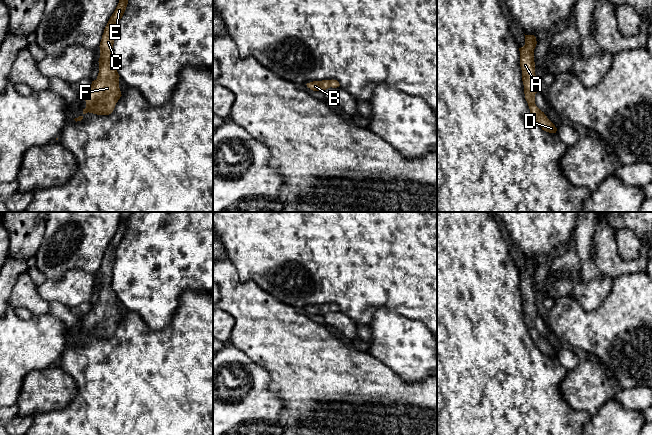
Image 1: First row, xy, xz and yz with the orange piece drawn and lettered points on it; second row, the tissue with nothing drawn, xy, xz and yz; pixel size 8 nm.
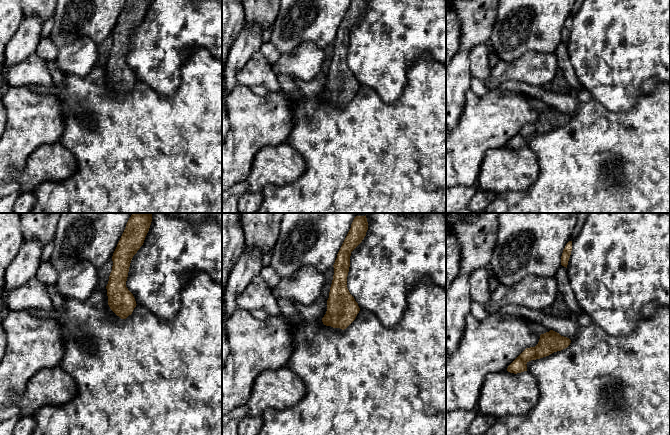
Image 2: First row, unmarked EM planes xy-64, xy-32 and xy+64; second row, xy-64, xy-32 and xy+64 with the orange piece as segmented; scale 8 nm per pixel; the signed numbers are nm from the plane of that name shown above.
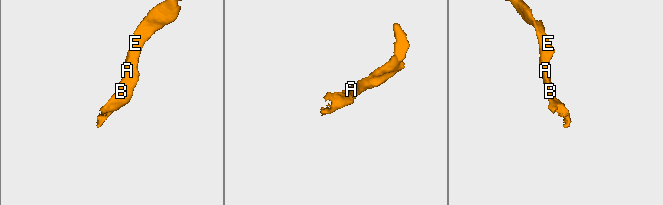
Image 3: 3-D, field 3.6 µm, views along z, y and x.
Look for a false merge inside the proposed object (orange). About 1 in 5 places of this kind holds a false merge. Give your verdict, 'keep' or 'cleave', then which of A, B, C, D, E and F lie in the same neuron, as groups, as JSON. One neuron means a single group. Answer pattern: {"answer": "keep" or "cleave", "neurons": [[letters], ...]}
{"answer": "keep", "neurons": [["A", "B", "C", "D", "E", "F"]]}

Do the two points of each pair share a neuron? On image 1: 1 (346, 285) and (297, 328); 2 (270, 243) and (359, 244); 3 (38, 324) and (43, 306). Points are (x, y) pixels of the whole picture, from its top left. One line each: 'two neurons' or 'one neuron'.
1: two neurons
2: one neuron
3: two neurons

